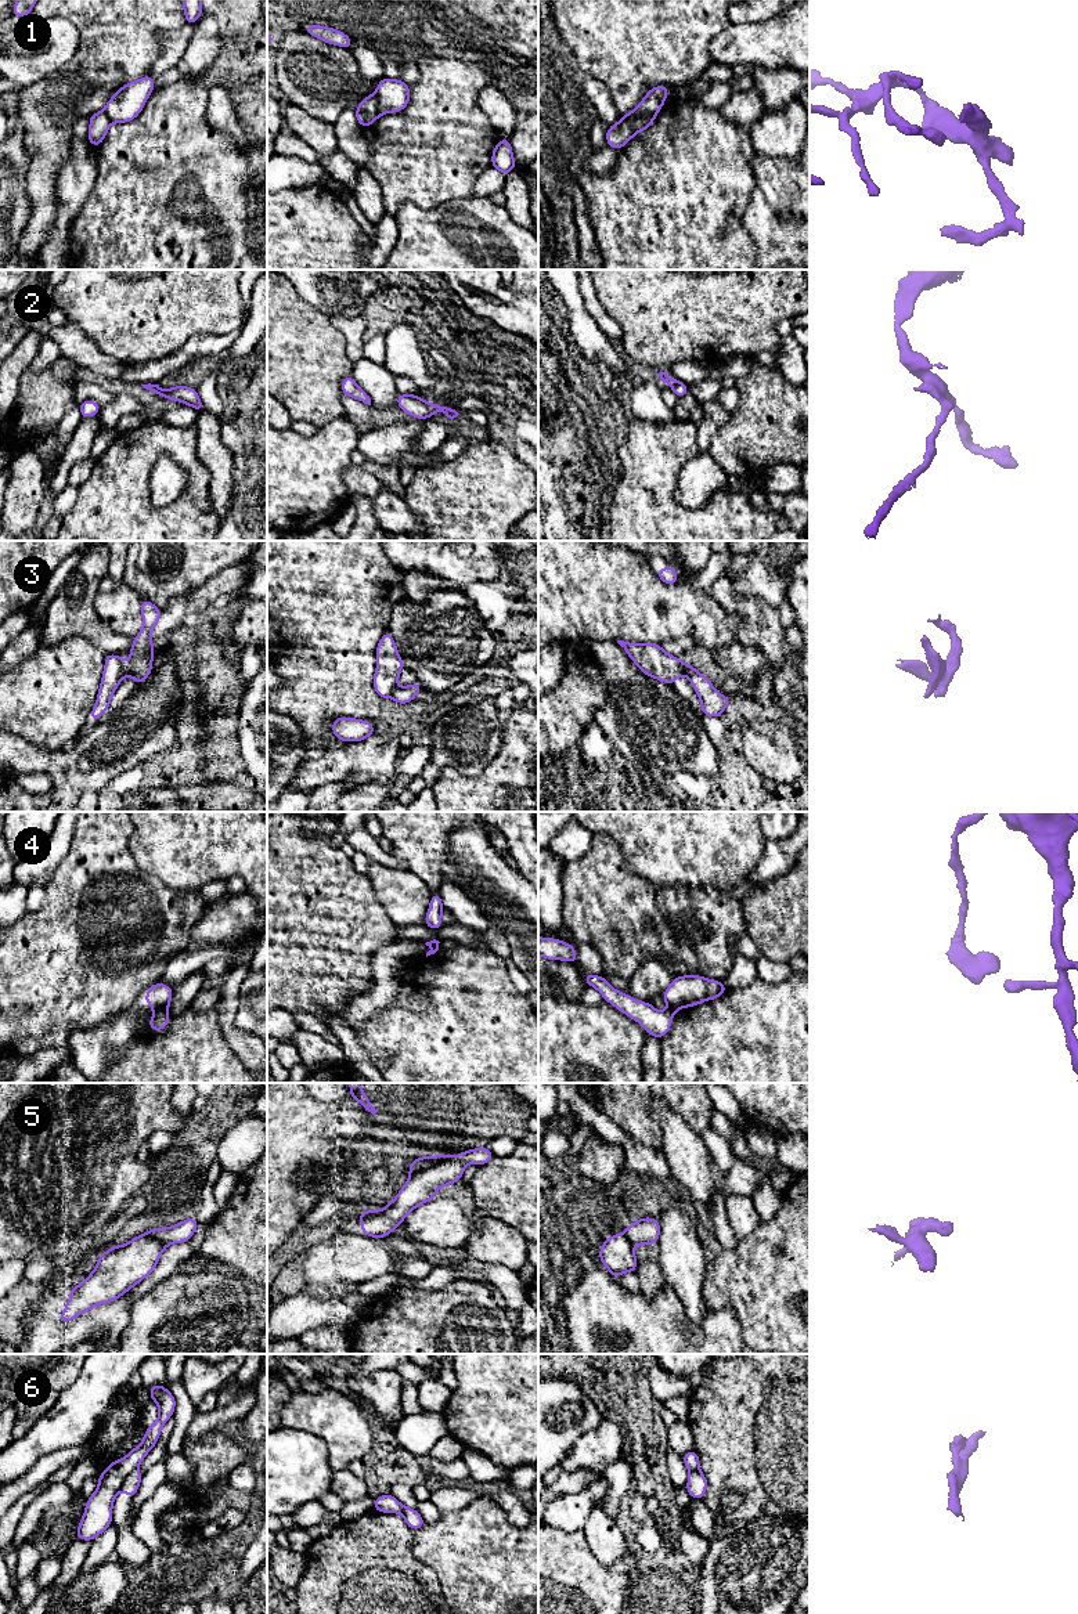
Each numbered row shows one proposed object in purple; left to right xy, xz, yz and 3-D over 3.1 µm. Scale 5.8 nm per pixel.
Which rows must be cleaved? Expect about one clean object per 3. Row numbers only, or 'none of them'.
1, 3, 4, 5, 6

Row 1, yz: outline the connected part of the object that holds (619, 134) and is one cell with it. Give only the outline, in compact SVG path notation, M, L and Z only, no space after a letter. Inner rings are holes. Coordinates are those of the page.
M657 113L653 116L641 115L630 120L621 119L619 123L609 126L606 144L617 151L621 149L637 133L648 130L656 116Z

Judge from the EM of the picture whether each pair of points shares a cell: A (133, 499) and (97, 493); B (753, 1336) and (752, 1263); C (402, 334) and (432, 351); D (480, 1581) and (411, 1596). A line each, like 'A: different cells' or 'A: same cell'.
A: same cell
B: same cell
C: different cells
D: different cells

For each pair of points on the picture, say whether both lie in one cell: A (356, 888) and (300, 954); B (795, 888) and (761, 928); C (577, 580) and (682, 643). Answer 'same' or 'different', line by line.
A: same
B: same
C: different

